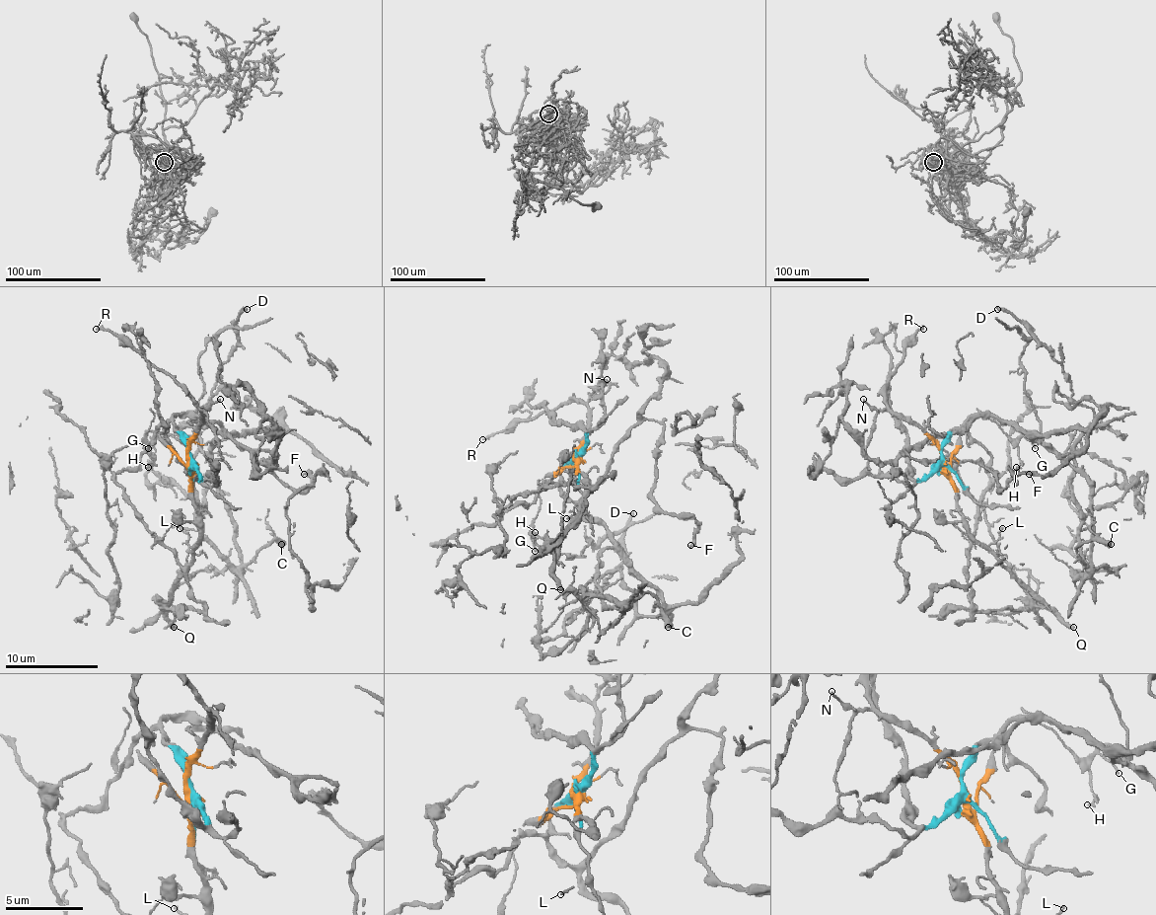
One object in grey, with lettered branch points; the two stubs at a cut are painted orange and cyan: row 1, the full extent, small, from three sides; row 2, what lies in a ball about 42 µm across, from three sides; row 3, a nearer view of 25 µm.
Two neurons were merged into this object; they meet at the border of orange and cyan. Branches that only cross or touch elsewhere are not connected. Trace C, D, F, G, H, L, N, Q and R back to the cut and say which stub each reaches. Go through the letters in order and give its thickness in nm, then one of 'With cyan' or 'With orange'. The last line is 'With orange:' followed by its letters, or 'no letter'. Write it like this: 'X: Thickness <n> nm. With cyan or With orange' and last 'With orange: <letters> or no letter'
C: Thickness 480 nm. With cyan
D: Thickness 190 nm. With cyan
F: Thickness 260 nm. With cyan
G: Thickness 100 nm. With cyan
H: Thickness 130 nm. With cyan
L: Thickness 130 nm. With orange
N: Thickness 110 nm. With orange
Q: Thickness 360 nm. With orange
R: Thickness 200 nm. With orange
With orange: L, N, Q, R

